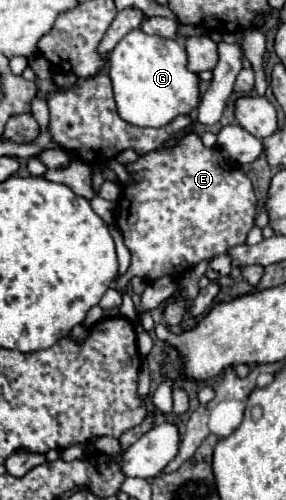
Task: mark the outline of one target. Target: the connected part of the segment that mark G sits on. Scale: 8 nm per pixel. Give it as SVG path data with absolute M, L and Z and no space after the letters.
M130 31L110 53L108 75L114 87L118 113L138 127L164 127L178 115L192 113L200 103L198 75L186 67L186 47L176 39Z

